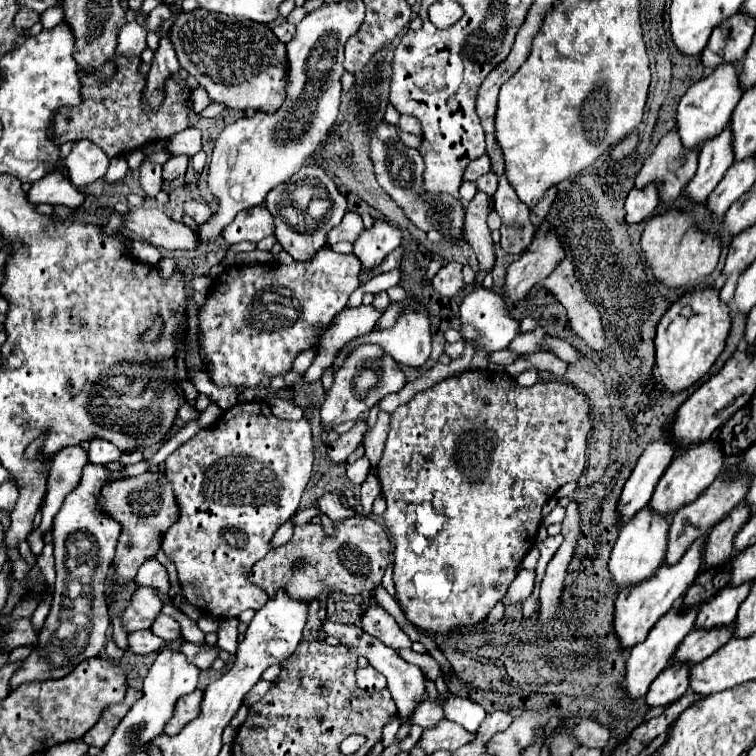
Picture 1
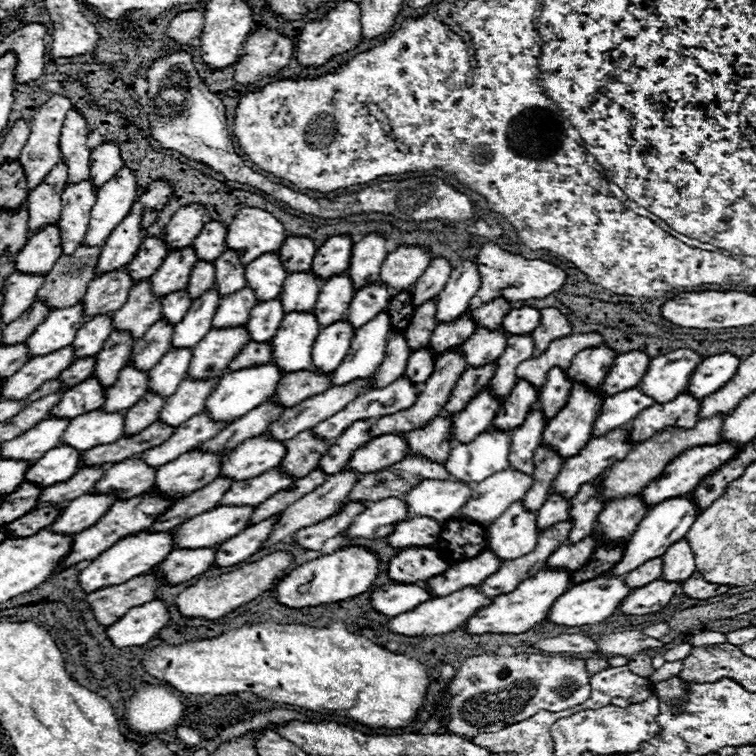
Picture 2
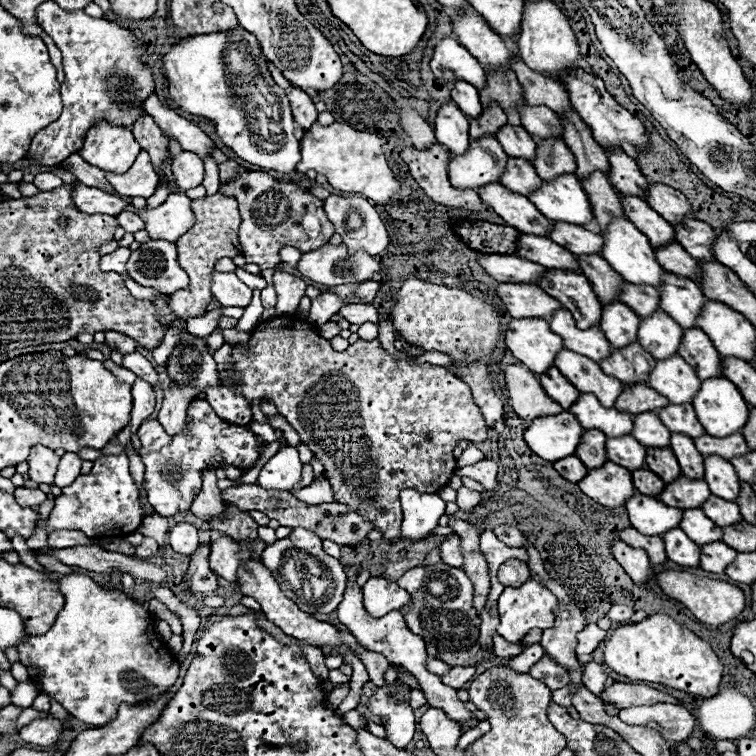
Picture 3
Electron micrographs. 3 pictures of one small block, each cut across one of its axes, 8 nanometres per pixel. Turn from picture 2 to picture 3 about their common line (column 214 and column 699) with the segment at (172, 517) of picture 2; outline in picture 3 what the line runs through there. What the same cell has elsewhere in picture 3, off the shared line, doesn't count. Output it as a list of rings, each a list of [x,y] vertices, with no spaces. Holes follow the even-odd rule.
[[[680,474],[674,482],[668,482],[664,486],[660,500],[668,506],[686,510],[686,508],[700,508],[708,496],[710,496],[710,490],[704,480],[696,482],[692,478],[684,478],[684,474]]]

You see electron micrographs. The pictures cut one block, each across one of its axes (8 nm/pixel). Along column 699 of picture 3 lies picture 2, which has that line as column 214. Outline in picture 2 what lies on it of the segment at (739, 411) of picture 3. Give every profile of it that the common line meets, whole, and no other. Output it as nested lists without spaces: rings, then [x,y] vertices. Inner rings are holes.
[[[266,364],[266,366],[252,366],[250,370],[238,370],[238,372],[228,372],[222,376],[220,386],[216,386],[214,394],[210,394],[208,402],[206,402],[206,412],[214,418],[214,420],[230,420],[234,422],[236,418],[244,416],[246,412],[250,412],[252,408],[264,404],[266,400],[270,400],[276,394],[276,386],[278,382],[284,378],[286,374],[276,366],[276,364]]]

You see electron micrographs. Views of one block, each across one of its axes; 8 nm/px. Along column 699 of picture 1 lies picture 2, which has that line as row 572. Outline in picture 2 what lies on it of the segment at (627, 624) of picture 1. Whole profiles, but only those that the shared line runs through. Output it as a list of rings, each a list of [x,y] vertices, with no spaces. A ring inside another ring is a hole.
[[[542,570],[534,578],[528,578],[528,582],[522,582],[518,590],[510,594],[502,594],[494,598],[492,606],[482,608],[478,616],[472,618],[472,622],[466,624],[466,630],[472,634],[522,634],[532,630],[536,624],[542,624],[548,618],[550,608],[554,602],[572,588],[572,572],[570,570]]]

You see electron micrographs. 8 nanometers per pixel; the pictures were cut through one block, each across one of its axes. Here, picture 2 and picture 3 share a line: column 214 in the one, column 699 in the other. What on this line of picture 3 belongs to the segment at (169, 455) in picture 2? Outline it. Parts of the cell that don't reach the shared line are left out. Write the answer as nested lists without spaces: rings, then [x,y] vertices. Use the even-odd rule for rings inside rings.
[[[672,404],[664,406],[664,410],[658,410],[658,416],[670,428],[670,432],[680,432],[690,438],[698,438],[700,434],[704,434],[704,428],[696,420],[694,408],[690,404],[688,406],[672,406]]]

